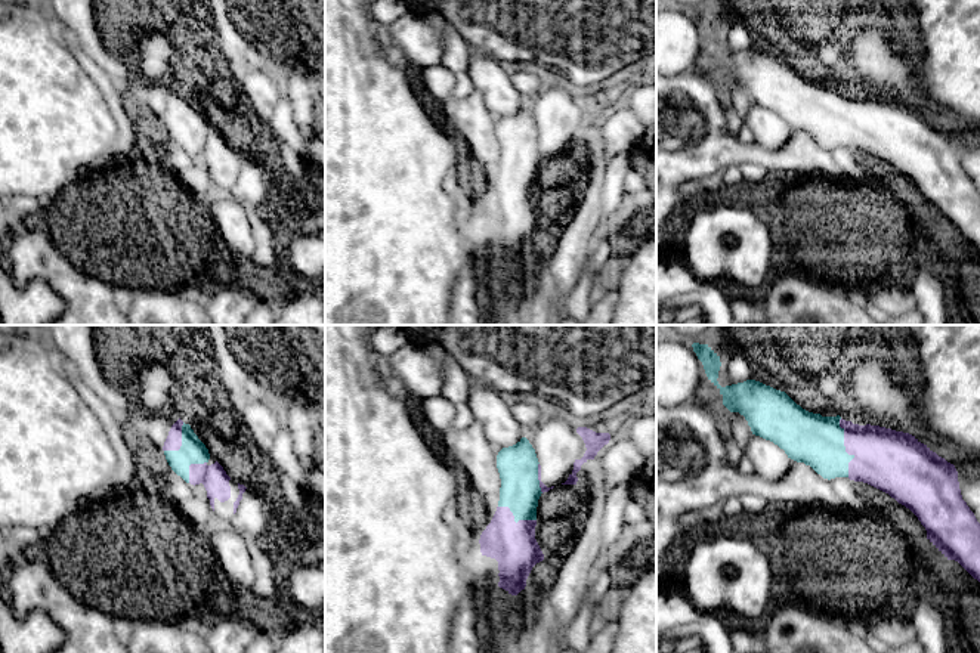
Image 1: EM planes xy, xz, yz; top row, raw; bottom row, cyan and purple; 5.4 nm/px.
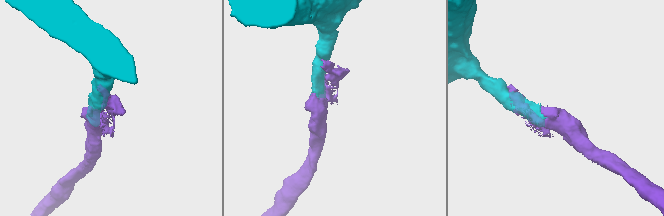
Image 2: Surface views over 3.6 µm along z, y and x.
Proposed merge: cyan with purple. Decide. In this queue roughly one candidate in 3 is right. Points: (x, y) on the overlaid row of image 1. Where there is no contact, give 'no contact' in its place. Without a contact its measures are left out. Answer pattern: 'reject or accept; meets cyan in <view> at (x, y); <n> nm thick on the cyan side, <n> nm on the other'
accept; meets cyan in yz at (844, 448); 280 nm thick on the cyan side, 320 nm on the other

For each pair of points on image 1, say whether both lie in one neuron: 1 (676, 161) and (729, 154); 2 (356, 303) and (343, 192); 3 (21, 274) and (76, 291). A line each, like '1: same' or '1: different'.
1: same
2: same
3: same

